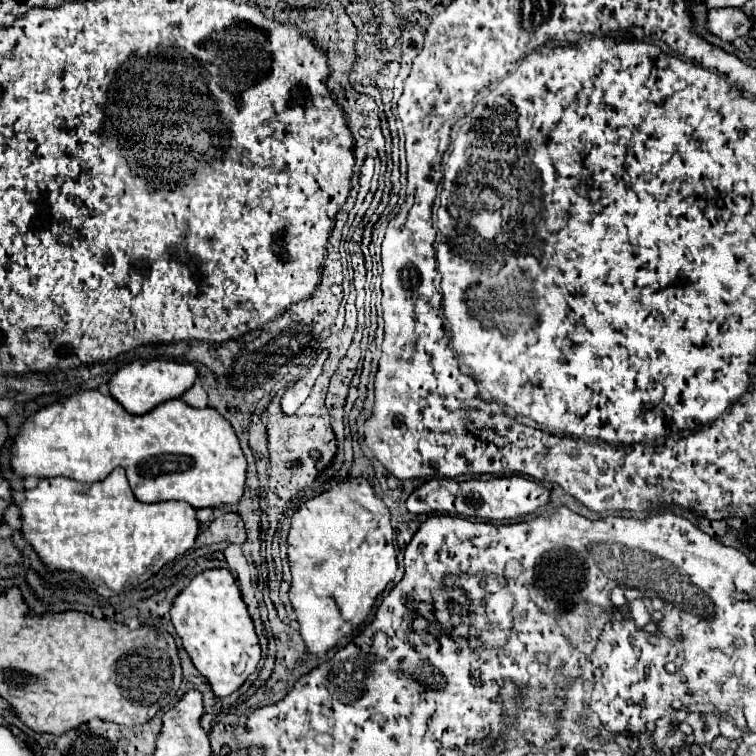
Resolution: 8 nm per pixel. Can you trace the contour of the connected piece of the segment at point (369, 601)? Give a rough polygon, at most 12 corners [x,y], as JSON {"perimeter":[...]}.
{"perimeter":[[366,478],[298,506],[288,596],[310,654],[364,622],[396,576]]}

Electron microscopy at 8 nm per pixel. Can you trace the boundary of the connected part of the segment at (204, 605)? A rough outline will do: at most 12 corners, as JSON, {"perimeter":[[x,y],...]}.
{"perimeter":[[204,570],[170,620],[214,696],[260,662],[258,636],[228,570]]}

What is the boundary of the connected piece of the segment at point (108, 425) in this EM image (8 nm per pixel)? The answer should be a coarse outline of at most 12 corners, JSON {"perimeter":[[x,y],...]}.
{"perimeter":[[98,390],[34,412],[22,478],[100,482],[136,500],[236,504],[246,460],[216,410],[142,416]]}

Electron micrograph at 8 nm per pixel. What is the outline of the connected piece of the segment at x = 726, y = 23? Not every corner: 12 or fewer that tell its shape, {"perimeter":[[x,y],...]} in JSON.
{"perimeter":[[740,8],[710,10],[706,28],[724,42],[750,32]]}

